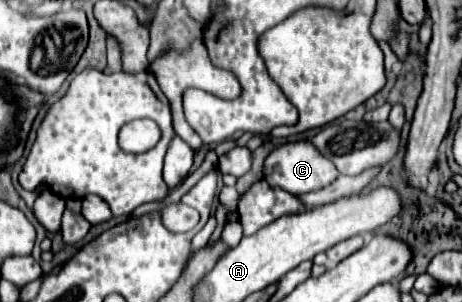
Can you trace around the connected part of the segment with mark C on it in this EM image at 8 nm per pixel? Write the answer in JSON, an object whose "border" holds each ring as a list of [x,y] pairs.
{"border":[[[289,142],[283,144],[279,148],[275,148],[267,160],[265,160],[265,168],[263,168],[263,178],[269,184],[281,186],[283,190],[291,192],[291,194],[307,194],[313,190],[321,190],[329,184],[333,184],[339,176],[337,168],[331,164],[331,160],[319,156],[319,152],[315,152],[315,146],[311,142]]]}

